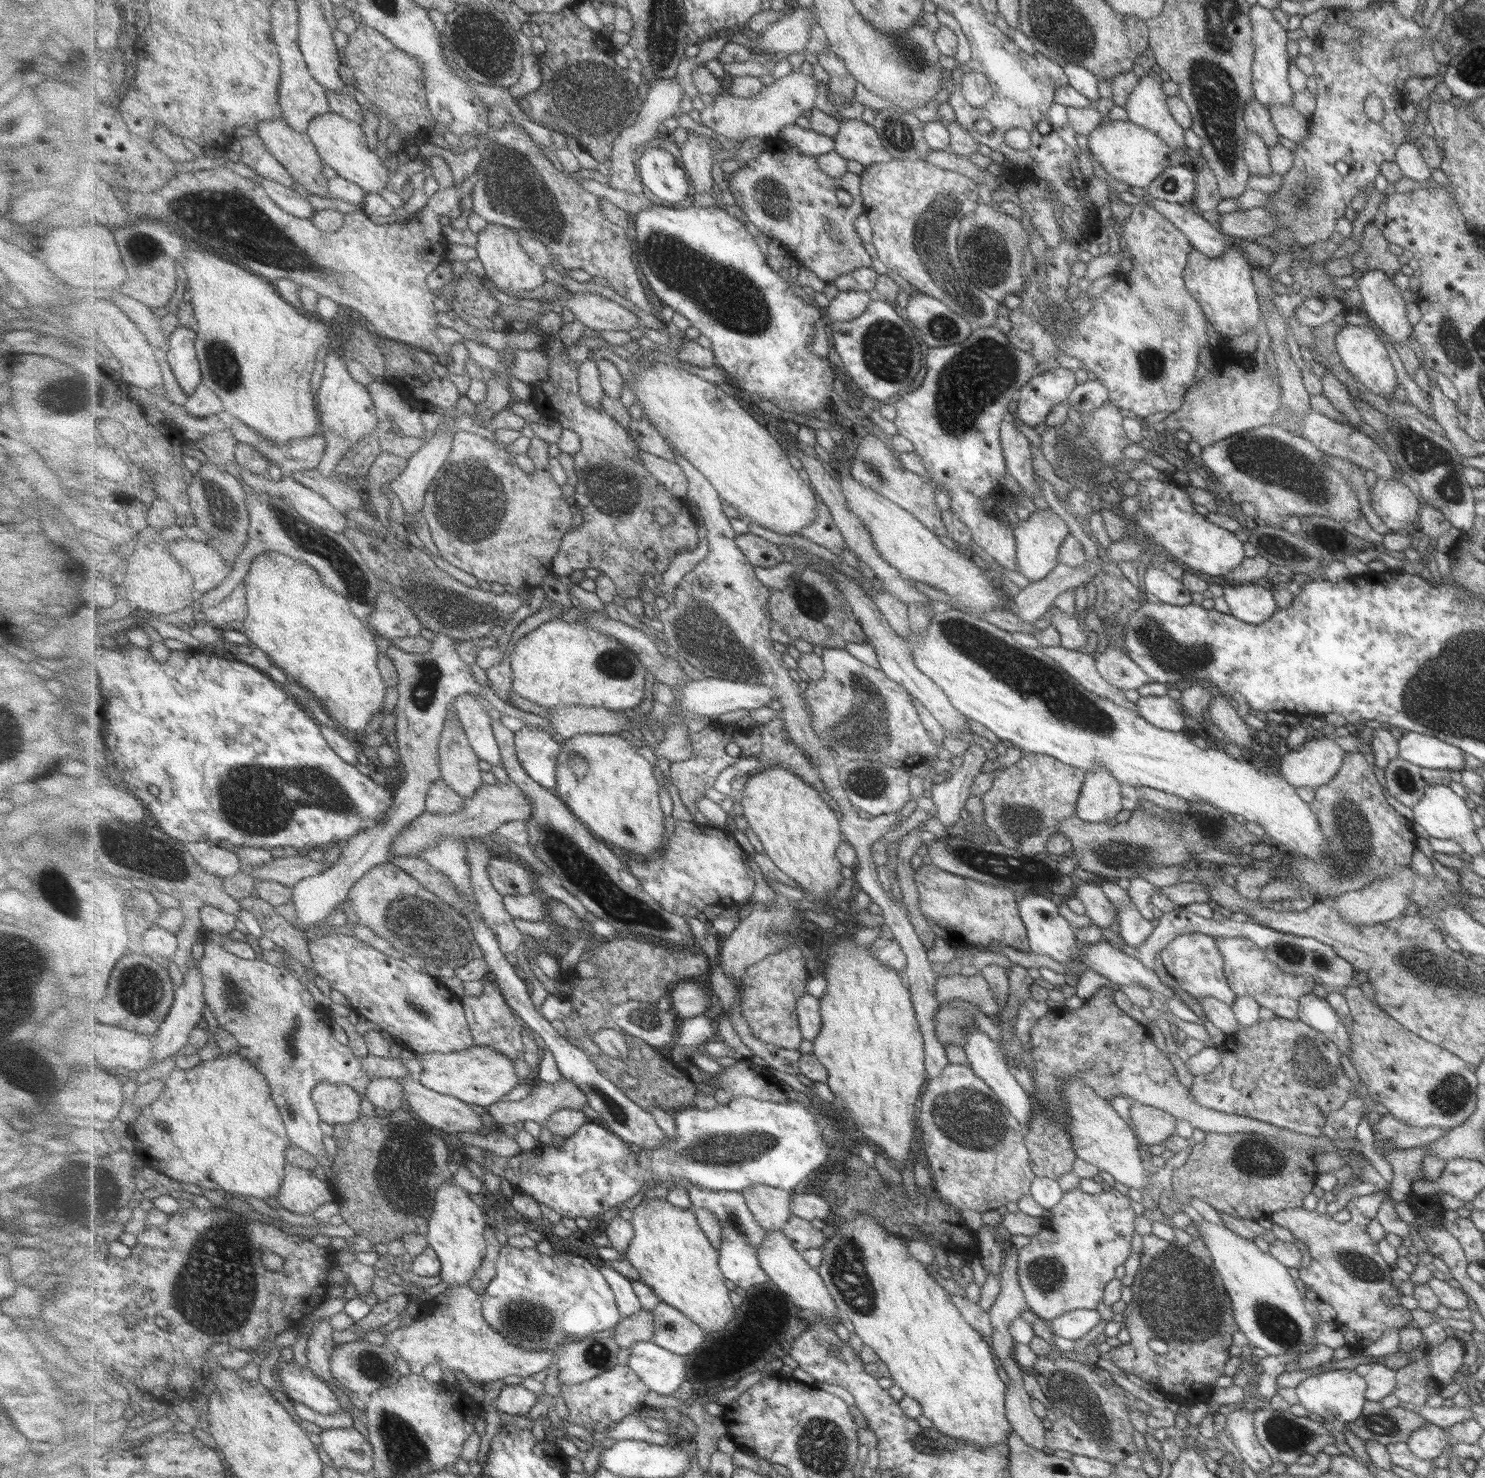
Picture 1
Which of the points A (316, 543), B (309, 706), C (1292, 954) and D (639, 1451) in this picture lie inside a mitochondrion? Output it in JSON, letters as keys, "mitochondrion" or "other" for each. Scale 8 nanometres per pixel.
{"A":"mitochondrion","B":"other","C":"mitochondrion","D":"other"}

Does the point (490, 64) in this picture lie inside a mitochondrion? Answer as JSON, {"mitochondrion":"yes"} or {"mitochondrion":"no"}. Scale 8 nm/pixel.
{"mitochondrion":"yes"}

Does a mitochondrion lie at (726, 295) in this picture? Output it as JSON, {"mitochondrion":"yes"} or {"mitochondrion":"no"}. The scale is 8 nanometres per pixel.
{"mitochondrion":"yes"}

